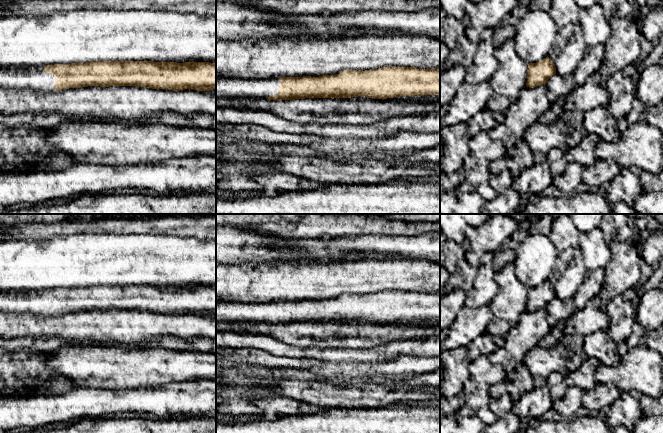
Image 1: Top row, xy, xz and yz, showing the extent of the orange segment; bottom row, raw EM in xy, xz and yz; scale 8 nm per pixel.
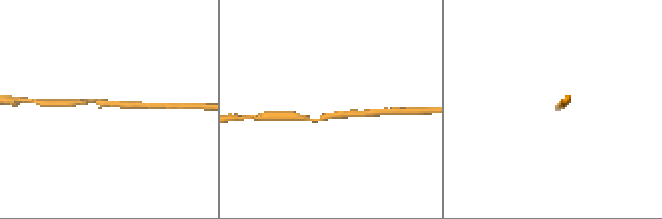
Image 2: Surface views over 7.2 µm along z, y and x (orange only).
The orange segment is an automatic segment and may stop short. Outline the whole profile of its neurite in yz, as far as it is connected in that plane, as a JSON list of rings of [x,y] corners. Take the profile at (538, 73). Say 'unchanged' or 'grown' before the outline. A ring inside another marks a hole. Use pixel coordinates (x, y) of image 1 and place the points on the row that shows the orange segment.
unchanged; [[[548,56],[536,63],[529,63],[527,68],[527,83],[529,88],[546,84],[556,74],[555,64]]]

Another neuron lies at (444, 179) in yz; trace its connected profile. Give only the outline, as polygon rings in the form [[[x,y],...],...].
[[[463,167],[450,175],[440,171],[440,195],[446,191],[455,190],[464,180],[465,170]]]

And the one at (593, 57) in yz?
[[[597,44],[586,48],[584,59],[572,74],[576,85],[583,85],[591,75],[600,71],[604,55],[605,47],[603,44]]]

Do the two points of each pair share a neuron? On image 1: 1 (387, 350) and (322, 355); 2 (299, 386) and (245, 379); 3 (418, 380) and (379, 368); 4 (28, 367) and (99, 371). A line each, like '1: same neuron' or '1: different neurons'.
1: same neuron
2: different neurons
3: different neurons
4: different neurons

